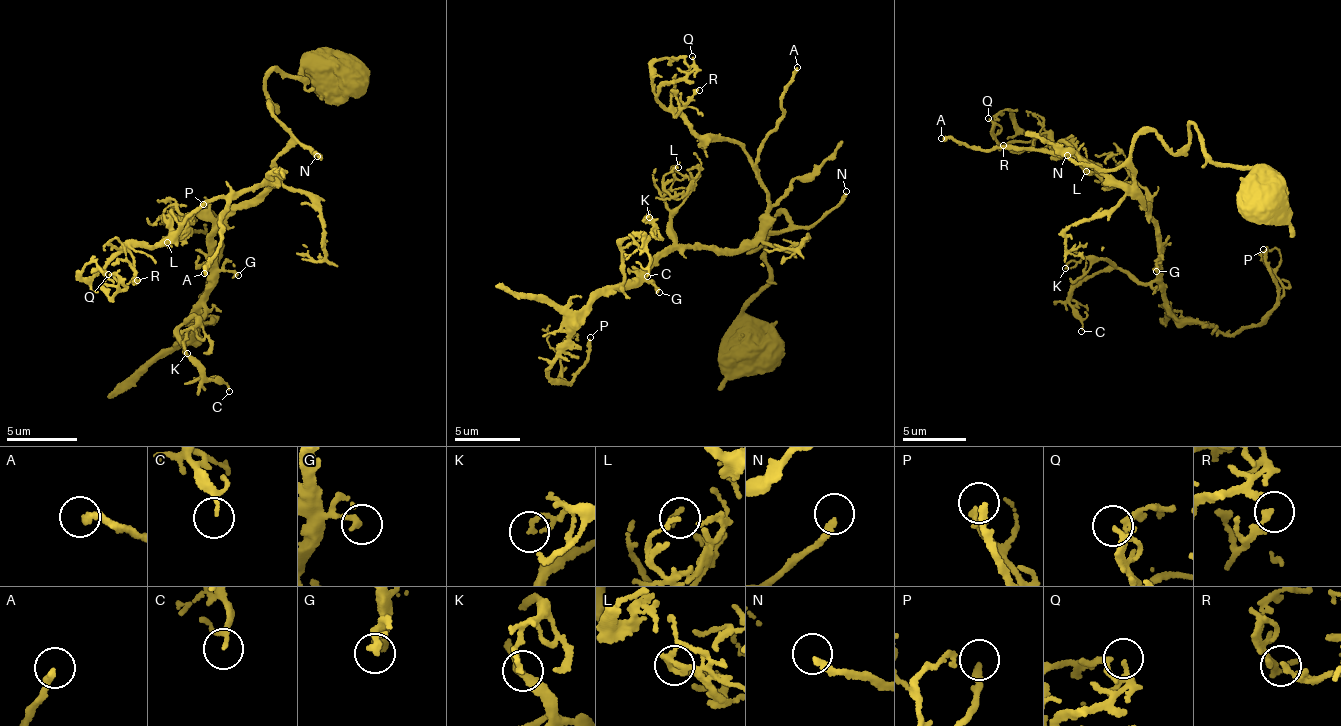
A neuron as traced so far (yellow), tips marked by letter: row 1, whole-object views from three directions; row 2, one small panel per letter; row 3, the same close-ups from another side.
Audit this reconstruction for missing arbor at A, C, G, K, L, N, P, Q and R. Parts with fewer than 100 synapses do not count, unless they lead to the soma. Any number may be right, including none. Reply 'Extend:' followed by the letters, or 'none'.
Extend: none

